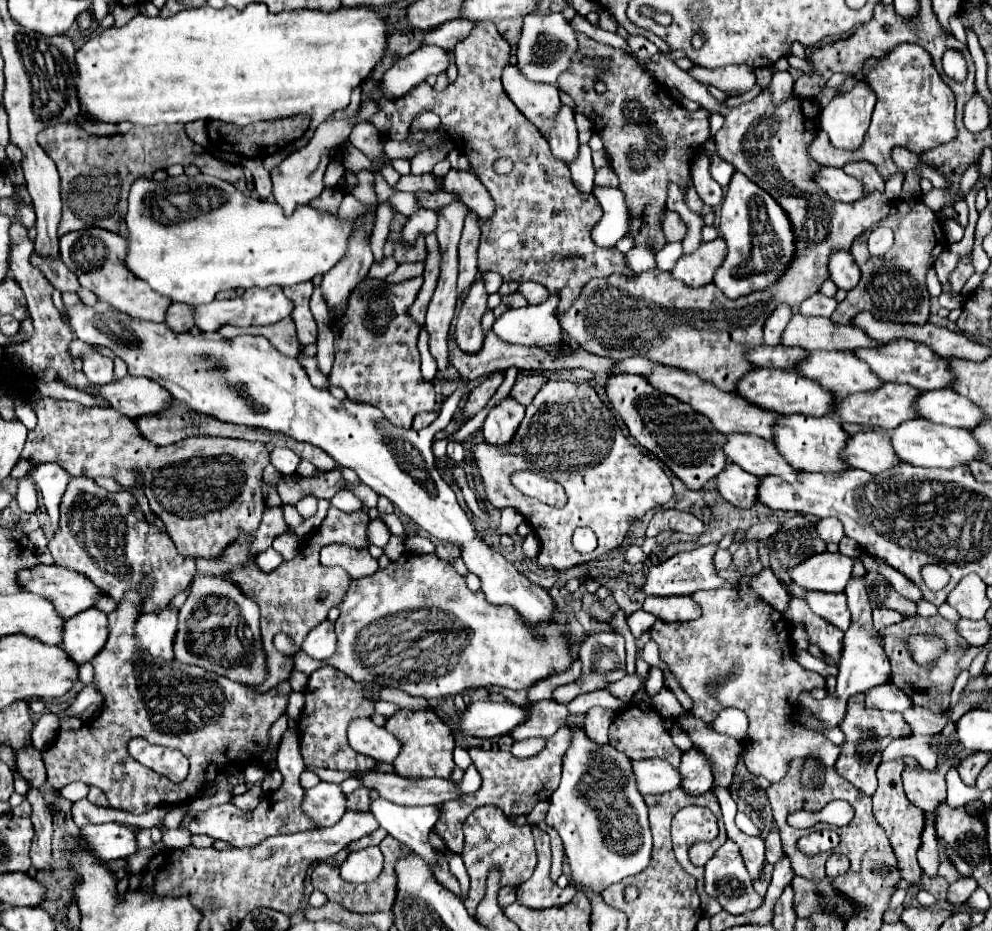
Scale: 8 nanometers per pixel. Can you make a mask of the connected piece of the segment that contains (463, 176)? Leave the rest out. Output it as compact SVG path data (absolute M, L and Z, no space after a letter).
M450 170L444 178L442 178L442 188L446 192L454 192L460 196L460 200L474 210L478 216L488 218L494 214L494 202L490 198L490 194L486 192L486 188L470 174L470 172L462 172L462 170Z

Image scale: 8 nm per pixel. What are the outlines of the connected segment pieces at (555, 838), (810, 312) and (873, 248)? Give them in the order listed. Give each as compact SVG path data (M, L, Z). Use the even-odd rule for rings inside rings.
M544 821L539 822L536 826L545 831L552 838L552 862L554 862L554 880L563 874L562 862L564 856L563 843L558 832L548 826Z
M816 292L800 304L800 312L806 316L828 316L830 318L834 314L836 306L838 306L838 302L834 298L828 298L822 292Z
M878 226L876 230L870 232L870 254L876 257L883 257L894 243L894 233L890 228Z

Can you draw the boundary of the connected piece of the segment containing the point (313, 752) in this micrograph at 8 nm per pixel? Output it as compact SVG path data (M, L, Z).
M322 666L320 670L312 672L312 676L308 678L308 686L304 688L304 710L298 718L298 736L300 736L300 752L304 756L304 762L308 768L316 766L316 768L330 768L330 770L348 770L348 772L356 772L356 770L368 770L374 768L376 762L372 758L366 758L364 754L358 754L350 748L348 738L346 738L346 730L348 724L352 722L352 718L360 718L360 716L372 716L374 714L374 702L370 702L364 694L362 688L368 688L374 684L358 684L350 678L346 678L346 674L342 674L340 670L334 670L332 666Z

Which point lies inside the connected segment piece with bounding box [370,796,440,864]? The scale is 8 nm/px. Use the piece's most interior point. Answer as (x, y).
(409, 825)

